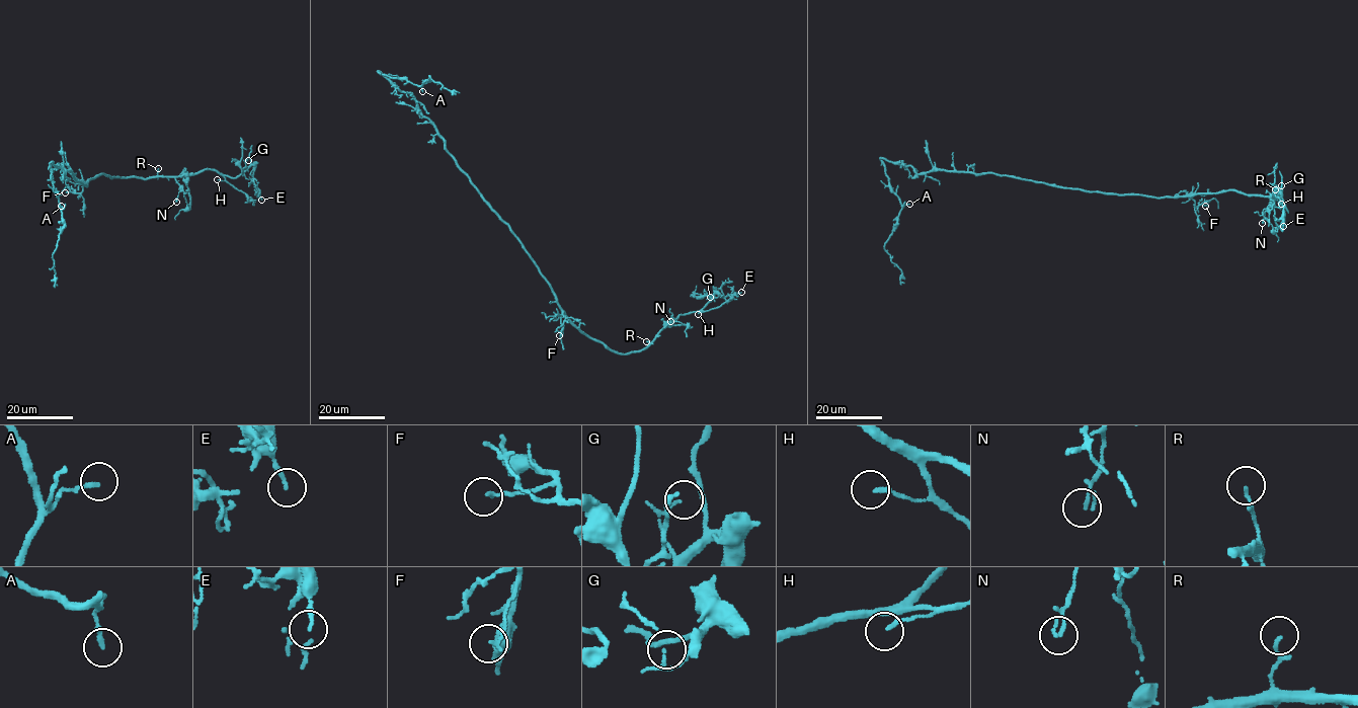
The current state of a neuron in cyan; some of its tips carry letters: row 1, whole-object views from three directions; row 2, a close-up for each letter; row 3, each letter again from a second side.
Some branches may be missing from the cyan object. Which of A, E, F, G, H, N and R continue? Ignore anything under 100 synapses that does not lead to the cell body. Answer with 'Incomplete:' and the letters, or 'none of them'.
Incomplete: none of them

